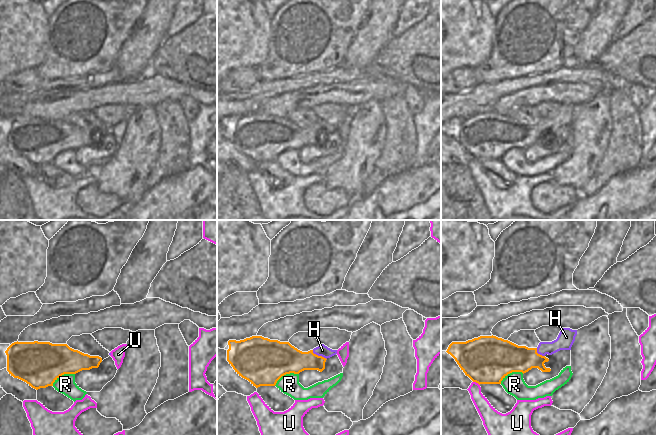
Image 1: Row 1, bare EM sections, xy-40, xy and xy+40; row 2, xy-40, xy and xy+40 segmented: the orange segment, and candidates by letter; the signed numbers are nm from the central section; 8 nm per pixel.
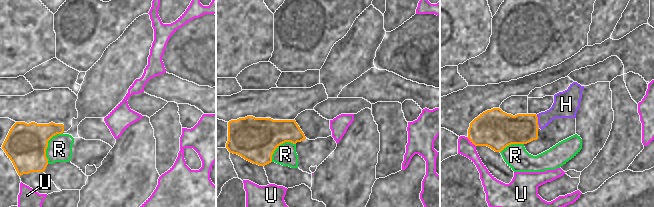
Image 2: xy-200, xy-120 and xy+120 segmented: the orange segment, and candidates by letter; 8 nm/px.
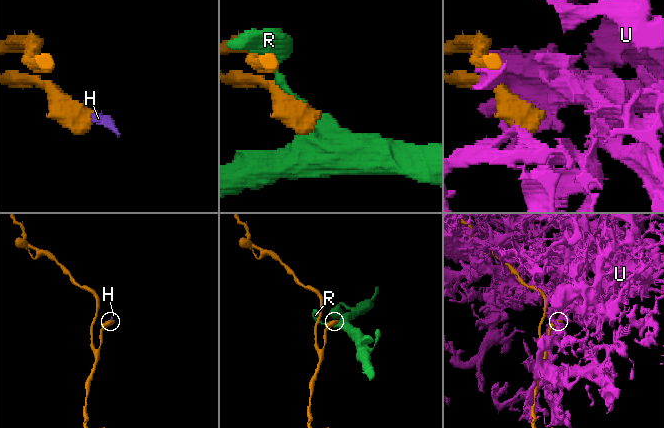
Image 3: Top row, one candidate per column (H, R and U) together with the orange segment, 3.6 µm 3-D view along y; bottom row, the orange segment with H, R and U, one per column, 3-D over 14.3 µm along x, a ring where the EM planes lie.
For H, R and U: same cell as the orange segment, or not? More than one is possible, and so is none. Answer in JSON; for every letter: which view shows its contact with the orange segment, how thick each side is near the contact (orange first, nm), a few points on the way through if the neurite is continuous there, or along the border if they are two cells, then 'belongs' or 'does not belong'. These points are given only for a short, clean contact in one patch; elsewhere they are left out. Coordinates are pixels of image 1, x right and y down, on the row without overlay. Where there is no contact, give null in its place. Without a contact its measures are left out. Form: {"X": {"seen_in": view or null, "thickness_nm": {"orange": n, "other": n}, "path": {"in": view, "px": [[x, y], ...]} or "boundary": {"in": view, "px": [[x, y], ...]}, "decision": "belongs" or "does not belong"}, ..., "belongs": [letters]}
{"H": {"seen_in": "xy", "thickness_nm": {"orange": 220, "other": 90}, "path": {"in": "xy", "px": [[288, 135], [315, 135], [319, 132], [322, 126]]}, "decision": "belongs"}, "R": {"seen_in": "xy+40", "thickness_nm": {"orange": 380, "other": 170}, "decision": "does not belong"}, "U": {"seen_in": "xy+40", "thickness_nm": {"orange": 380, "other": 120}, "decision": "does not belong"}, "belongs": ["H"]}

